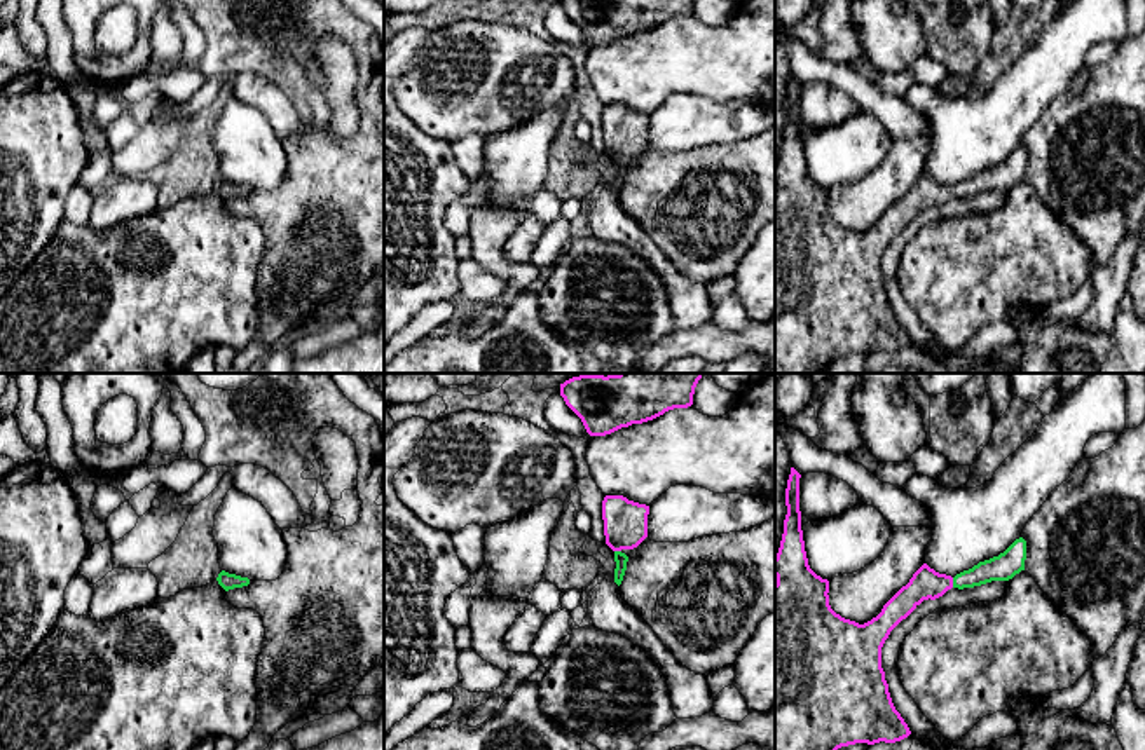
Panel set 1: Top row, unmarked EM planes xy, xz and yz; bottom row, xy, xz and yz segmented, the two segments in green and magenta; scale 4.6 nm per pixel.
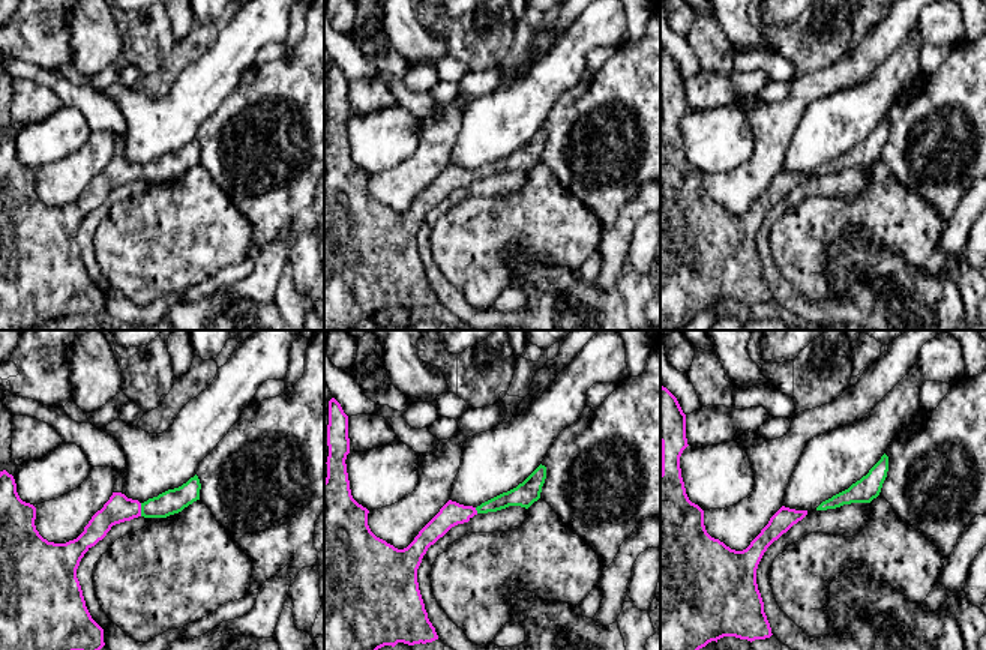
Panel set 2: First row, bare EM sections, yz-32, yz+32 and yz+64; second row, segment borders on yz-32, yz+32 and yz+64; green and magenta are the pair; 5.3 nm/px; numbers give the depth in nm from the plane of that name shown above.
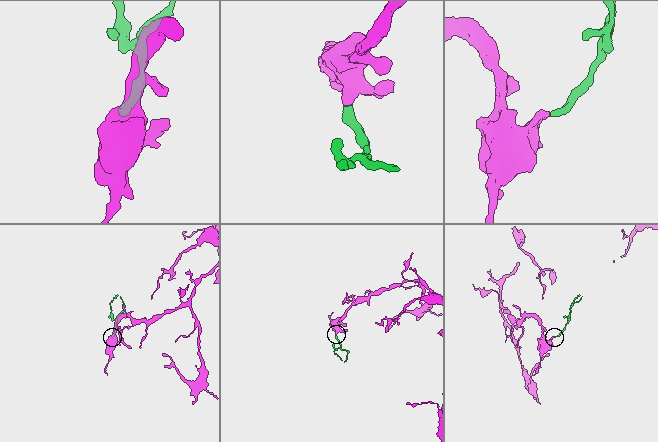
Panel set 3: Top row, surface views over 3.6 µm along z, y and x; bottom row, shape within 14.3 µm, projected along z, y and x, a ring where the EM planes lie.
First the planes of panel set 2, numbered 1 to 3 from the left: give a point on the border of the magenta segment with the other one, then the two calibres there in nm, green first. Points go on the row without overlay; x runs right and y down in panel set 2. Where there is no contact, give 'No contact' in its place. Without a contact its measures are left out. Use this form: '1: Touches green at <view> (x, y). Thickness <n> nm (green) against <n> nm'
1: Touches green at yz-32 (141, 173). Thickness 130 nm (green) against 150 nm
2: Touches green at yz+32 (476, 173). Thickness 110 nm (green) against 130 nm
3: No contact

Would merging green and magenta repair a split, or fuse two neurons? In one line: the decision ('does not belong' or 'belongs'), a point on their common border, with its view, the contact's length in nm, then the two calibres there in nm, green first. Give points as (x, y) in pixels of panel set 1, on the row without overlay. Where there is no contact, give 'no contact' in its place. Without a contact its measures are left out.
belongs | yz (953, 192) | 50 nm | 120/140 nm

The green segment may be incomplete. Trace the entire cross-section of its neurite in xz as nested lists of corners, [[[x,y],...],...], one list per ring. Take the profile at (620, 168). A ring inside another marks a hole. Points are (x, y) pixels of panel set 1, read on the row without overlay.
[[[606,105],[602,129],[606,153],[614,160],[614,192],[620,195],[627,180],[625,159],[637,157],[648,147],[649,115],[628,110],[623,105]]]

